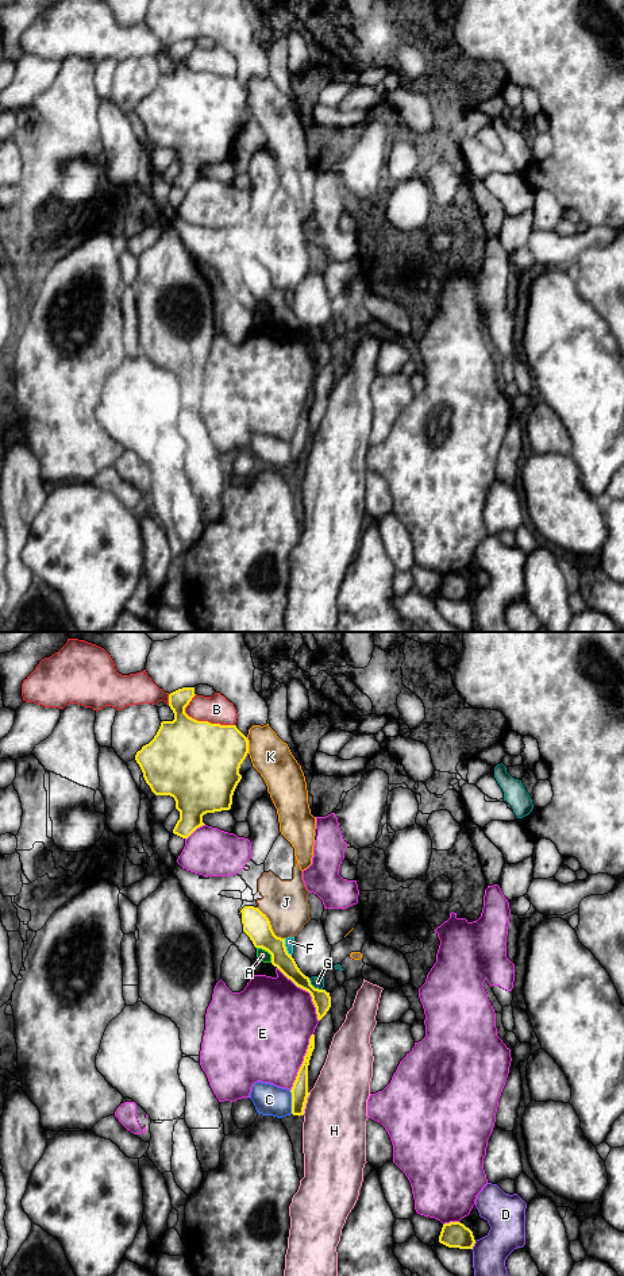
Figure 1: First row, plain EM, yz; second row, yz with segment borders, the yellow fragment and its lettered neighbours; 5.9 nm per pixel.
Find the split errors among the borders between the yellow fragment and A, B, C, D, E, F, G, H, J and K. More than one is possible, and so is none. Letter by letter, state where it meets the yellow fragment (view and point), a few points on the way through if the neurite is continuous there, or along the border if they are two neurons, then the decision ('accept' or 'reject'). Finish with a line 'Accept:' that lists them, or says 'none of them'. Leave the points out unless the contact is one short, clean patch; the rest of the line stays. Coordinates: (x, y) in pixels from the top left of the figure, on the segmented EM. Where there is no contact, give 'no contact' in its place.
A: yz (268, 951) | along yz (257, 947), (266, 951), (272, 962) | reject
B: yz (207, 721) | reject
C: yz (292, 1102) | reject
D: yz (473, 1245) | reject
E: yz (307, 990) | reject
F: yz (285, 947) | reject
G: yz (312, 986) | along yz (308, 978), (315, 987), (322, 990) | reject
H: yz (305, 1102) | reject
J: yz (270, 925) | reject
K: yz (247, 746) | reject
Accept: none of them

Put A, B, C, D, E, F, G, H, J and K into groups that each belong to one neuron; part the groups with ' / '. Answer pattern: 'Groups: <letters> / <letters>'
Groups: A J / B / C / D / E / F / G / H / K

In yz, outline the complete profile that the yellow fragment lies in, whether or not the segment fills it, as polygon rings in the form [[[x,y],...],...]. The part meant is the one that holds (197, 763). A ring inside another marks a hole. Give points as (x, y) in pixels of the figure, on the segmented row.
[[[182,687],[169,694],[173,721],[162,721],[154,739],[136,752],[146,783],[155,795],[170,795],[180,812],[173,833],[188,839],[197,828],[205,825],[203,816],[230,810],[232,795],[242,779],[240,764],[249,753],[249,740],[236,725],[197,721],[185,713],[194,697],[194,687]]]

